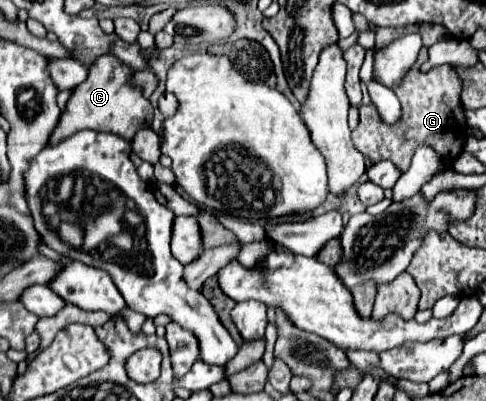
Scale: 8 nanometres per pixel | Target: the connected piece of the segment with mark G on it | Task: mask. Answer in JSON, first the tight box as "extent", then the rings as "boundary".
{"extent":[353,48,467,172],"boundary":[[[421,48],[415,66],[411,66],[411,70],[407,72],[407,78],[403,78],[399,86],[391,88],[401,102],[401,118],[395,124],[385,124],[375,104],[359,106],[359,126],[353,130],[353,142],[355,148],[359,148],[361,154],[371,160],[371,164],[389,160],[401,172],[407,172],[415,148],[423,144],[439,154],[441,160],[439,172],[445,172],[463,152],[463,144],[467,140],[465,134],[467,122],[459,100],[461,80],[455,74],[455,70],[447,64],[425,70],[425,62],[427,62],[427,48]]]}

